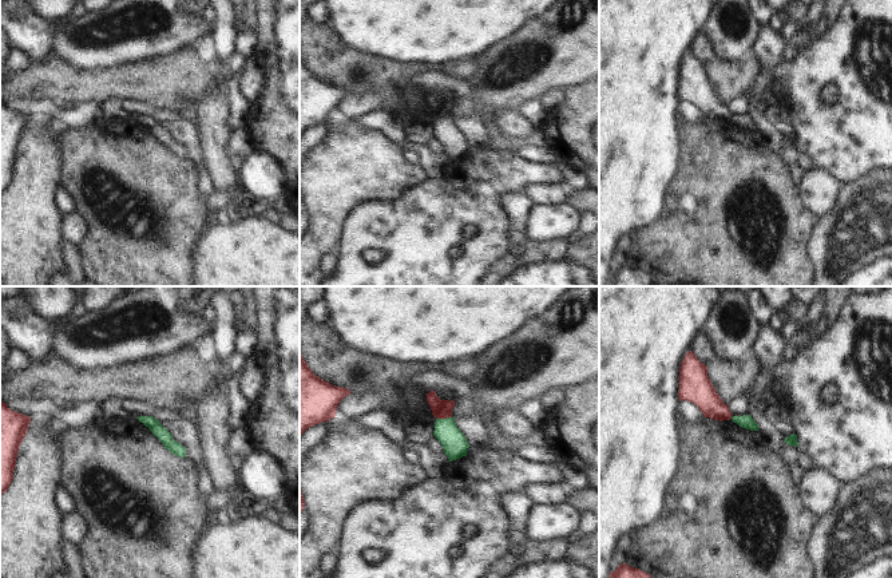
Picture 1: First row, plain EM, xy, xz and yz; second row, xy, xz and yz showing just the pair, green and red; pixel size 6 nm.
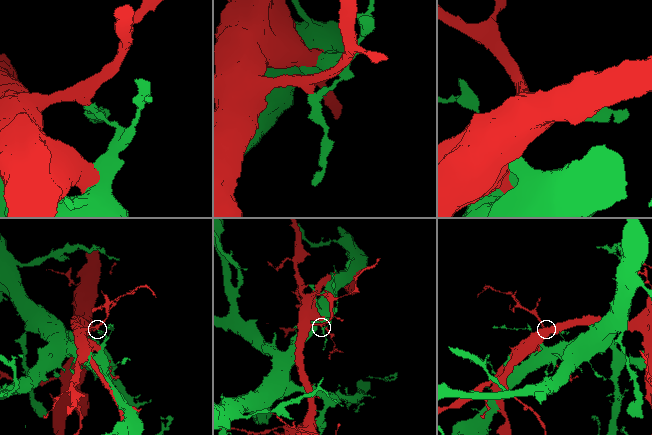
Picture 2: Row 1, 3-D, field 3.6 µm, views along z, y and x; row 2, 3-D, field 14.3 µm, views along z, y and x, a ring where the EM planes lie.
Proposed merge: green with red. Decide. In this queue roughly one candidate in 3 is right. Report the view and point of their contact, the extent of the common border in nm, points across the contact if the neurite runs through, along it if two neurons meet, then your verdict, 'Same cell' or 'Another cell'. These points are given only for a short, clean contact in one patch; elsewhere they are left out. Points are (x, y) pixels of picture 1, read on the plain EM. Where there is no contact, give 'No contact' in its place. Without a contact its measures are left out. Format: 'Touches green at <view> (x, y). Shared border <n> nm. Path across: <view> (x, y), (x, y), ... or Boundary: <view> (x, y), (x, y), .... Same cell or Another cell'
Touches green at xz (443, 119). Shared border 100 nm. Another cell.

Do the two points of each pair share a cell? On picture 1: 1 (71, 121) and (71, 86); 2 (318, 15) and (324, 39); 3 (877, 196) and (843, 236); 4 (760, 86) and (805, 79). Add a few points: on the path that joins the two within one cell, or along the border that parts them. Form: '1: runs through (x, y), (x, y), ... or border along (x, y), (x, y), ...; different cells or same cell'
1: border along (99, 102), (74, 103); different cells
2: border along (313, 20), (317, 23), (329, 22); different cells
3: runs through (873, 205), (852, 226); same cell
4: border along (762, 67), (769, 68), (774, 79); different cells

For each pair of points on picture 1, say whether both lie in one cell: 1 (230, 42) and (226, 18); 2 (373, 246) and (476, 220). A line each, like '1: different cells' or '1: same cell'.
1: same cell
2: same cell

